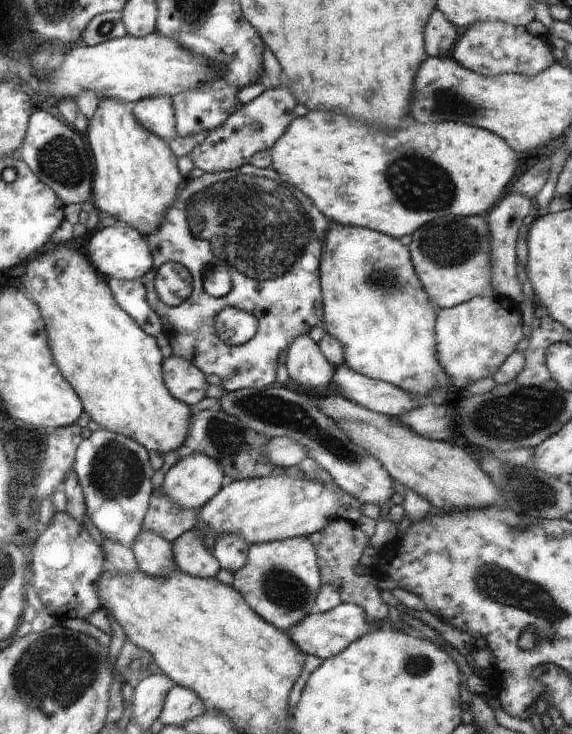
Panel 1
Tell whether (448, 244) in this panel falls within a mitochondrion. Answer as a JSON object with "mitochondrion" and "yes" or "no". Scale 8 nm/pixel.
{"mitochondrion":"yes"}

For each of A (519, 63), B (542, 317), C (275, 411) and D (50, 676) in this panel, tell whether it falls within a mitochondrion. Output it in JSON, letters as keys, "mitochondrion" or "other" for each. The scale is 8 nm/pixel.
{"A":"other","B":"other","C":"mitochondrion","D":"mitochondrion"}

